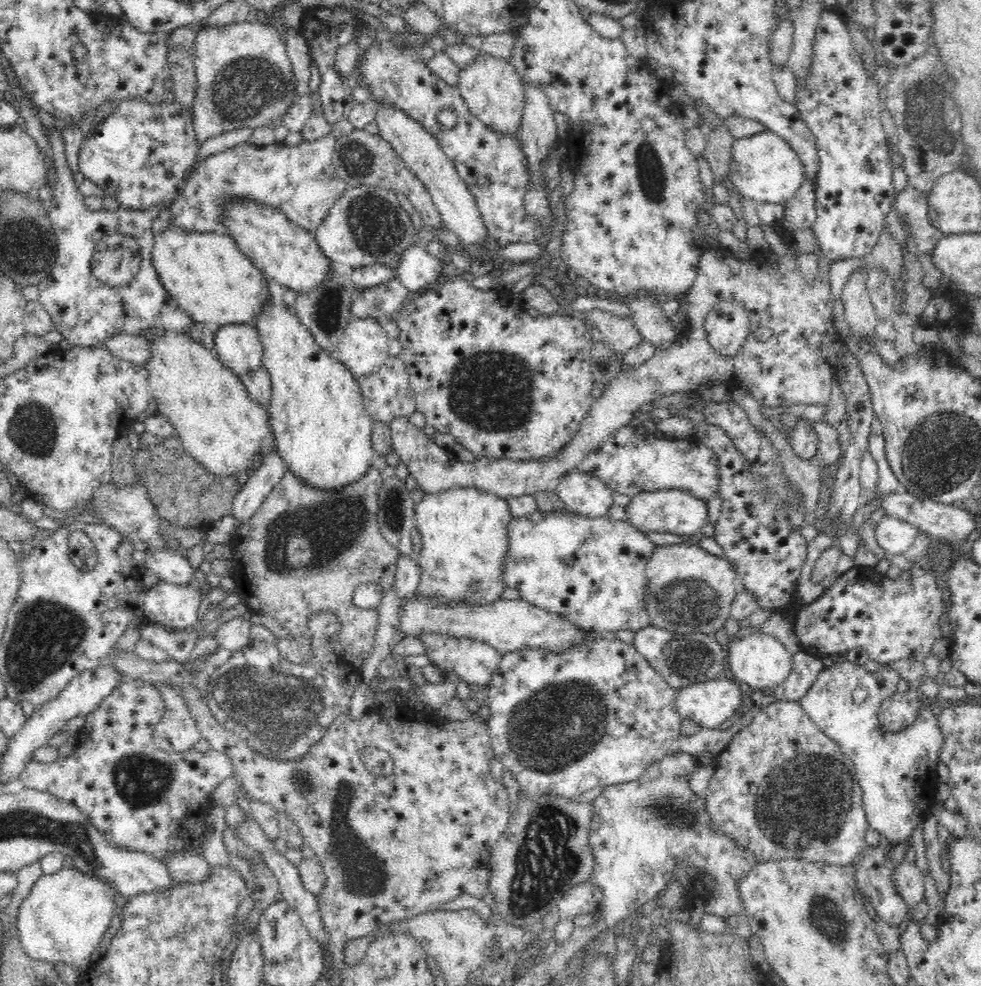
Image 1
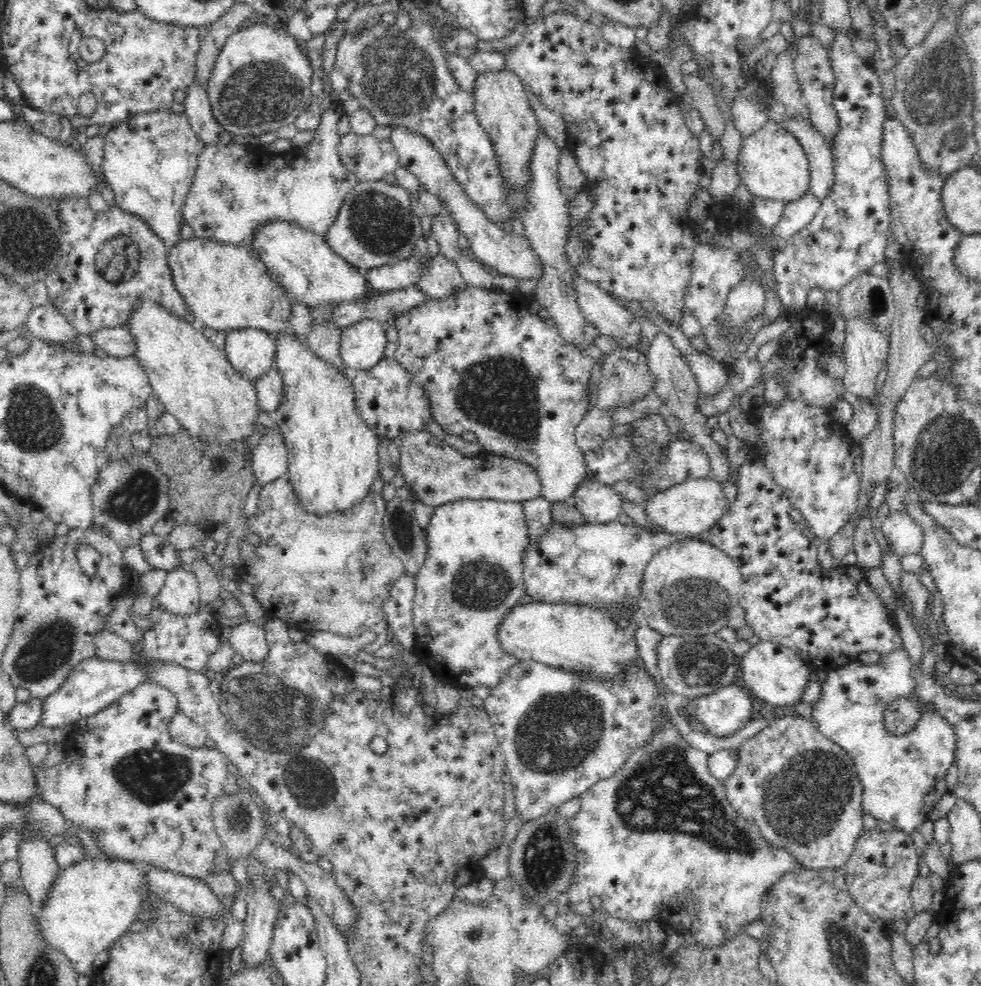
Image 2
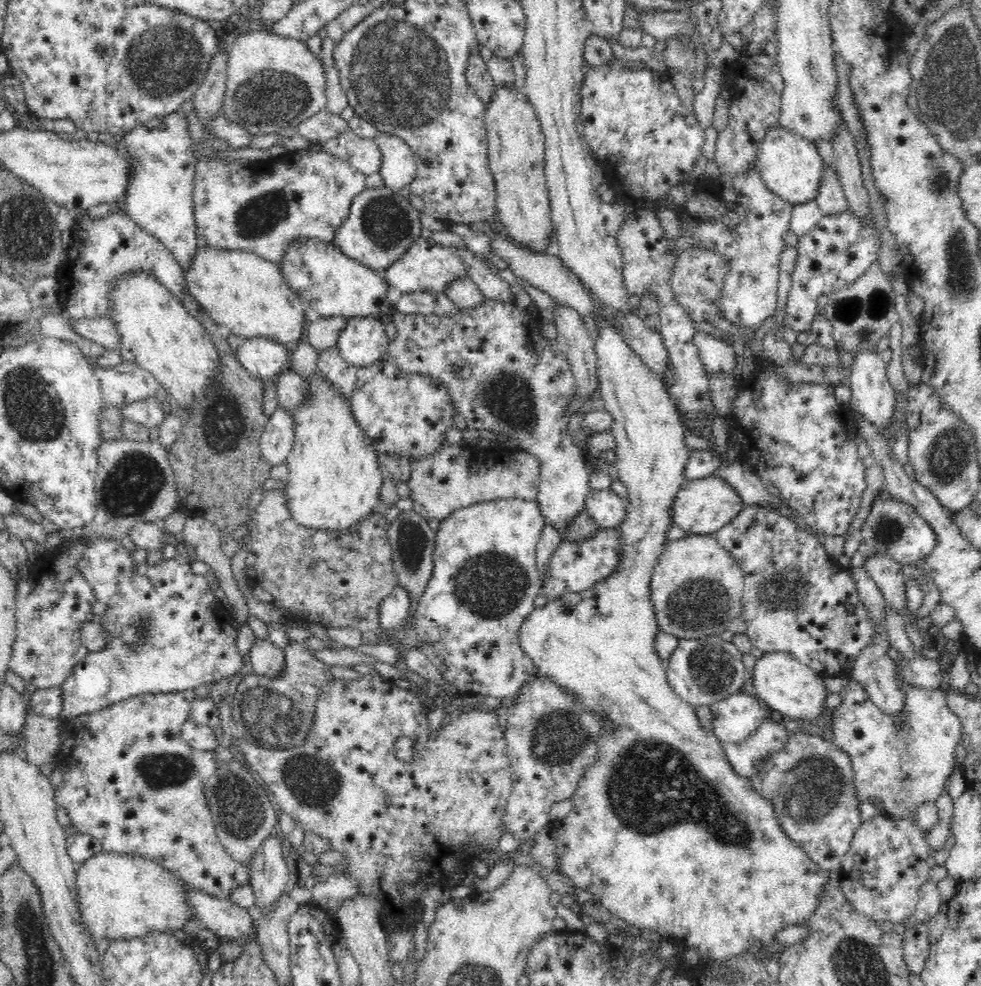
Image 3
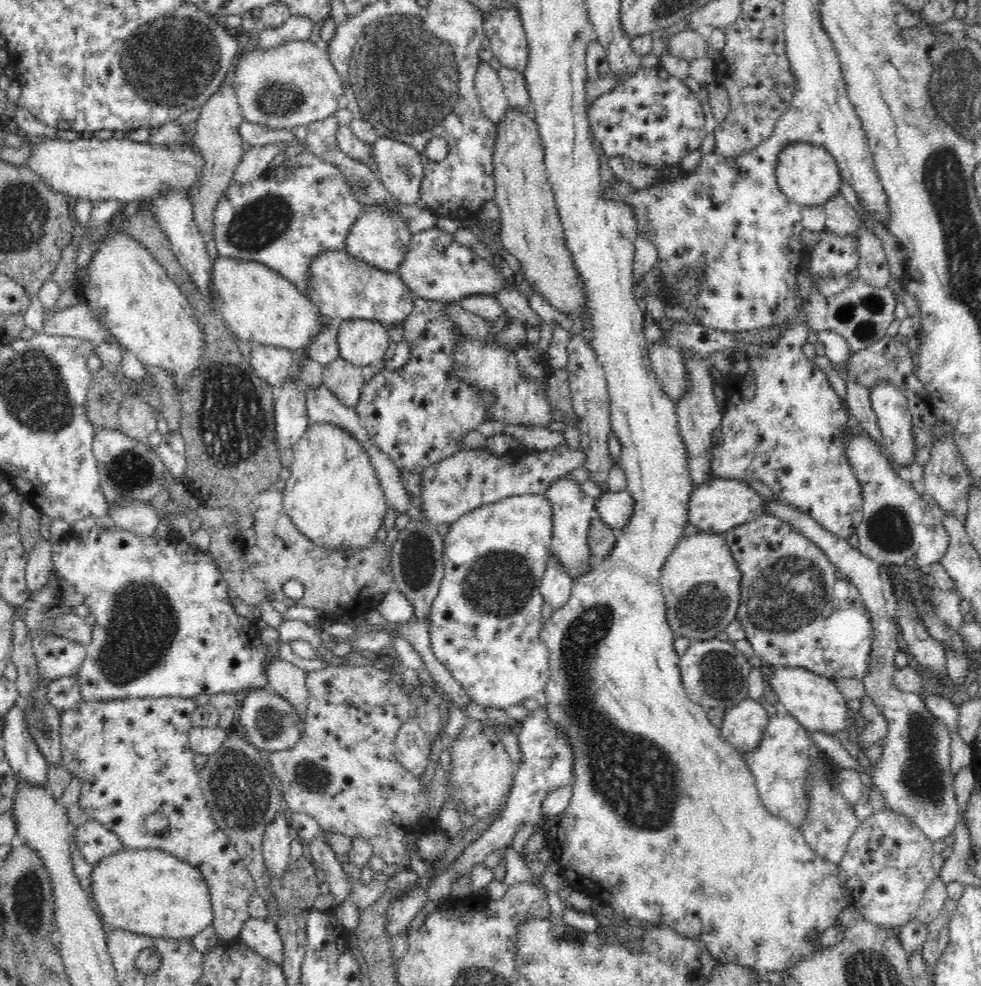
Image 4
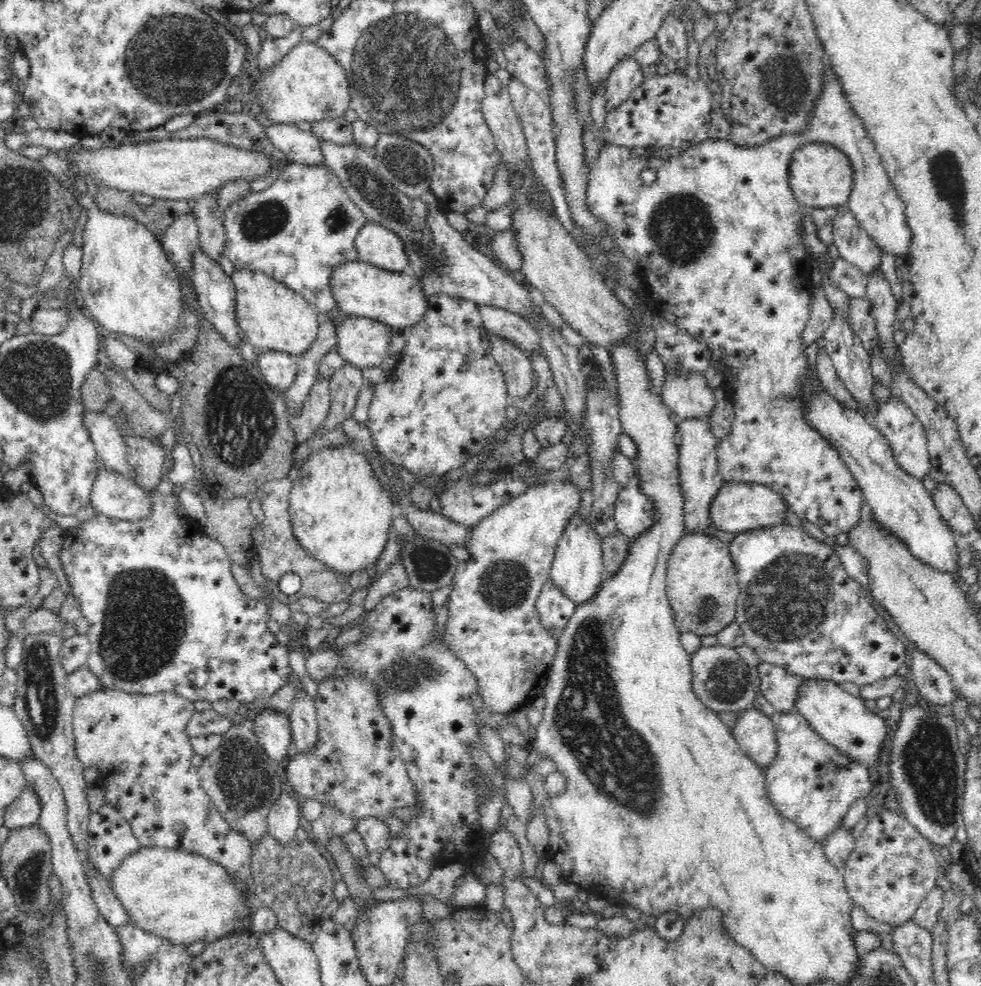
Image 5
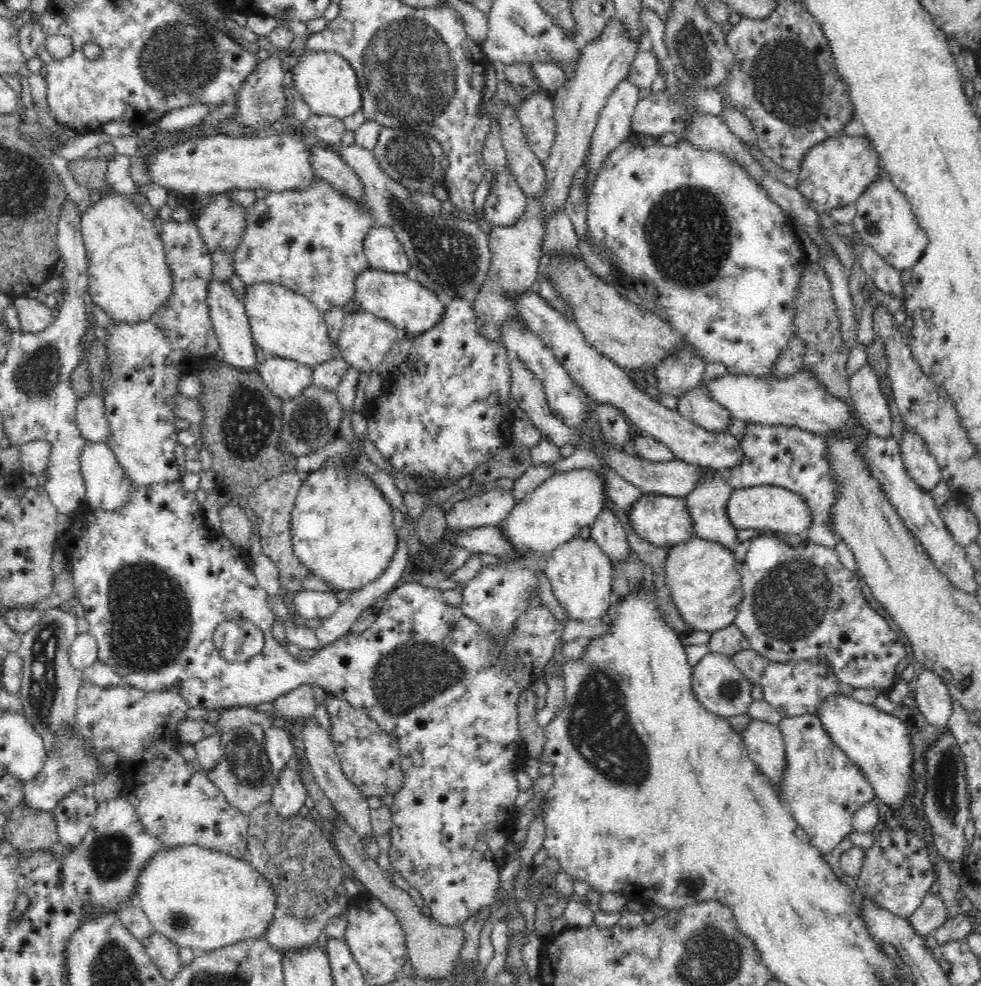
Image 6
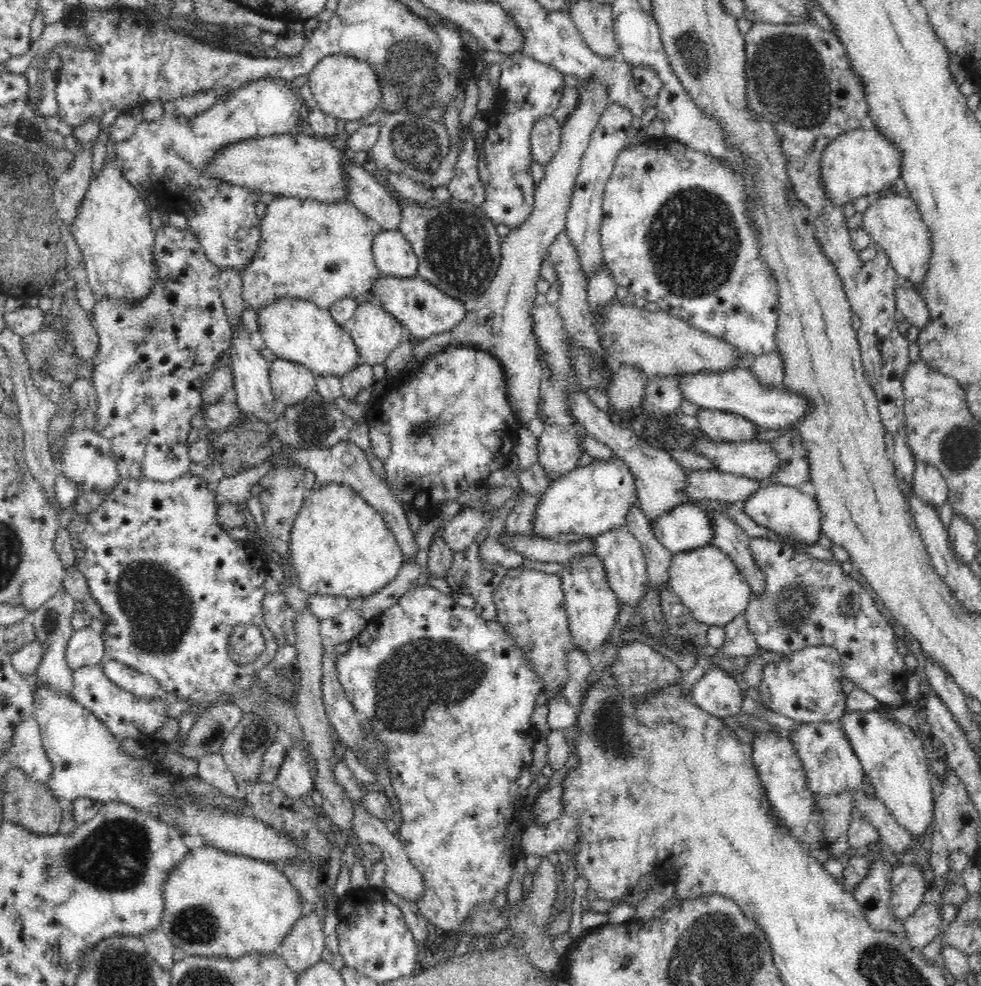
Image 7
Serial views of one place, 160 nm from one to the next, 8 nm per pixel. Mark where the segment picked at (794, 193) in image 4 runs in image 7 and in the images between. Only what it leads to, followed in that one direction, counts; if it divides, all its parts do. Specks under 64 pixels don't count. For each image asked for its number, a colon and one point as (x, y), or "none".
5: (821, 176)
6: (844, 166)
7: (856, 163)

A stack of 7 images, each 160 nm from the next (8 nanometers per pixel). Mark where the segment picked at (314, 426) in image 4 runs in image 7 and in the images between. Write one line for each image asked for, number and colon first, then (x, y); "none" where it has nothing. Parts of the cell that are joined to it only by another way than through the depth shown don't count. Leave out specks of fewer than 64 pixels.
5: (340, 513)
6: (342, 530)
7: (340, 545)

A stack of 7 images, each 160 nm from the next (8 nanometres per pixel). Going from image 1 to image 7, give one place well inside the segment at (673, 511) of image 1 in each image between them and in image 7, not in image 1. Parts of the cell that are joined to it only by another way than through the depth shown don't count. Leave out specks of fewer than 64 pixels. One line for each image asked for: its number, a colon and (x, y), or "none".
2: (691, 508)
3: (703, 506)
4: (721, 504)
5: (739, 507)
6: (776, 509)
7: (795, 516)

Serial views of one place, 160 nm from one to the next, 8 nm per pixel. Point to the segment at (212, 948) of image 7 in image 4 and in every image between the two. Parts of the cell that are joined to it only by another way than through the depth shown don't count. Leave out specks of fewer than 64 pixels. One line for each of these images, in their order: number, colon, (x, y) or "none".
4: (150, 892)
5: (183, 897)
6: (198, 898)

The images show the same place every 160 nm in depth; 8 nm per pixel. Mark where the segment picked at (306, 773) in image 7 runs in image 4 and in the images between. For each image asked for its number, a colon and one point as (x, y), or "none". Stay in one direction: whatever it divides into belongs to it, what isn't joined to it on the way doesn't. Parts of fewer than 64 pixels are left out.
4: (276, 841)
5: (284, 816)
6: (289, 793)

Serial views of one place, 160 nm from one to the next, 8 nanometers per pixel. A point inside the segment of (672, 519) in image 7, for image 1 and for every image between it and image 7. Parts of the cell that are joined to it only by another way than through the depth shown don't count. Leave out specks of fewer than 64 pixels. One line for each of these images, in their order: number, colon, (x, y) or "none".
1: (582, 494)
2: (598, 503)
3: (608, 510)
4: (615, 509)
5: (634, 513)
6: (662, 520)

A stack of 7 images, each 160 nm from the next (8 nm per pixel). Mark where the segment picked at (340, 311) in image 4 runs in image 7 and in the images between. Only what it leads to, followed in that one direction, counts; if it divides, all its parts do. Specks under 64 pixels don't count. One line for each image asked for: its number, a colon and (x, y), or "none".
5: (360, 289)
6: (411, 307)
7: (424, 311)

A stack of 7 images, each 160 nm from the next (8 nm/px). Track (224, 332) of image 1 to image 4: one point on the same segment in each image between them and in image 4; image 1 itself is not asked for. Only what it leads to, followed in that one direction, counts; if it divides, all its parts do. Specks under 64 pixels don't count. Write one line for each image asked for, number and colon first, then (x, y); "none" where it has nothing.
2: (251, 352)
3: (263, 358)
4: (273, 364)

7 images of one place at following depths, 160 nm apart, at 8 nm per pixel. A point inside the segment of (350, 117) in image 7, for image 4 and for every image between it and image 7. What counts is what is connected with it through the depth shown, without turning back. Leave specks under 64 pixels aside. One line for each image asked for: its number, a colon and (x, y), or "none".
4: (295, 84)
5: (309, 85)
6: (328, 84)

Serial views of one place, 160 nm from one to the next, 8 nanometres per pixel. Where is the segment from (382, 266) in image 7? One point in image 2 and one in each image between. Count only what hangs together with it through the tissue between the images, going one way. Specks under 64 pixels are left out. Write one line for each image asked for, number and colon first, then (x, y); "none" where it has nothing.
2: (376, 225)
3: (382, 225)
4: (380, 236)
5: (377, 245)
6: (384, 253)

